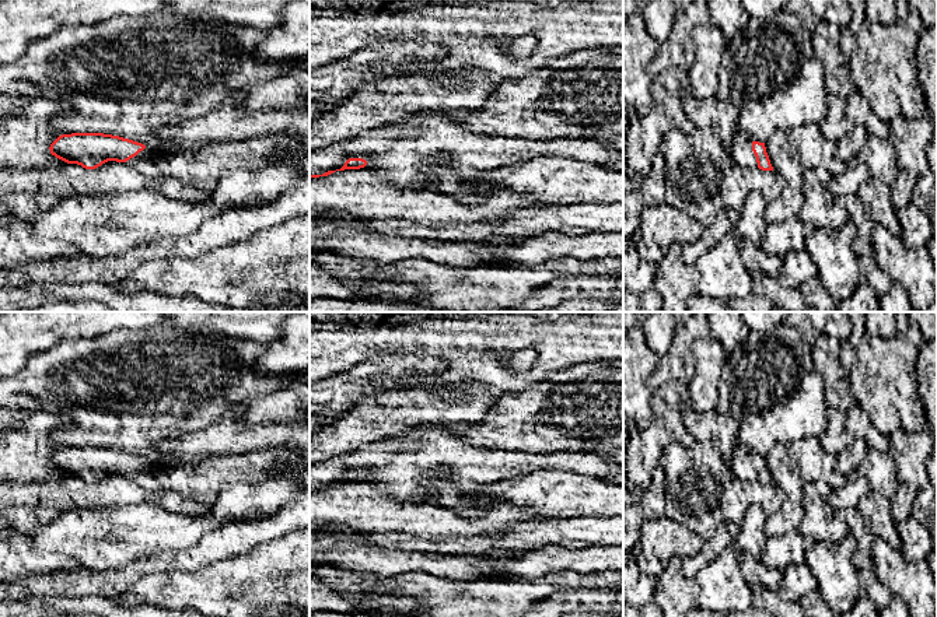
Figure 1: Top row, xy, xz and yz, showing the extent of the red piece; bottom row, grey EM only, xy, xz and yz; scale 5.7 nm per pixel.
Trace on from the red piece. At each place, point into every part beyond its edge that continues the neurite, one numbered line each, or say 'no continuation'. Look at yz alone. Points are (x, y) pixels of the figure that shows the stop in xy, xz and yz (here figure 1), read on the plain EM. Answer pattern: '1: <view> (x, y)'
1: yz (741, 466)

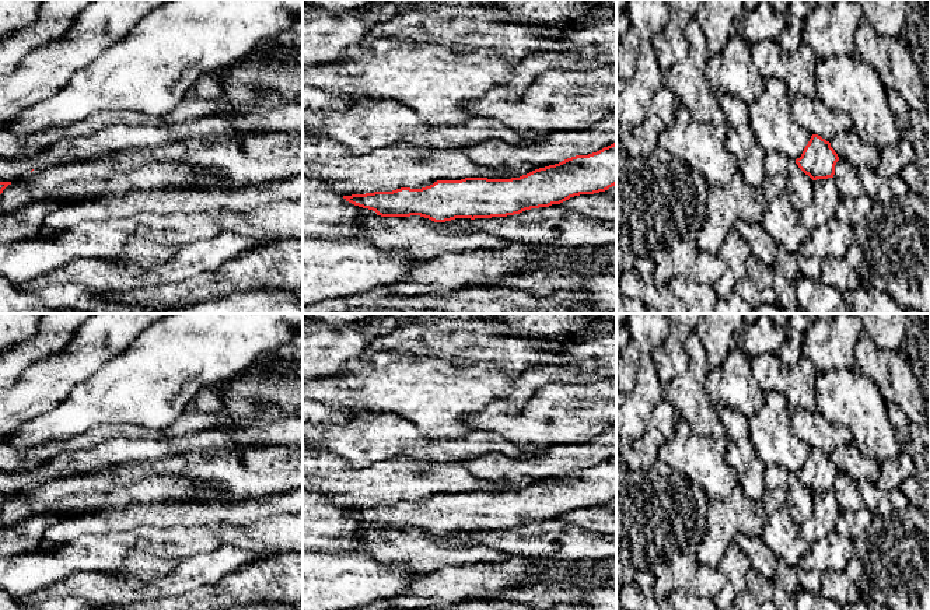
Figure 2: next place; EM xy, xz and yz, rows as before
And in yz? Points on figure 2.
no continuation

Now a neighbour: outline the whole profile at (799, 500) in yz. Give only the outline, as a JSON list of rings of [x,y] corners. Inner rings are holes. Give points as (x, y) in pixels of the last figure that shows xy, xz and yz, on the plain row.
[[[768,464],[765,470],[766,490],[786,490],[784,506],[800,526],[812,515],[814,494],[805,488],[796,474],[777,464]]]

